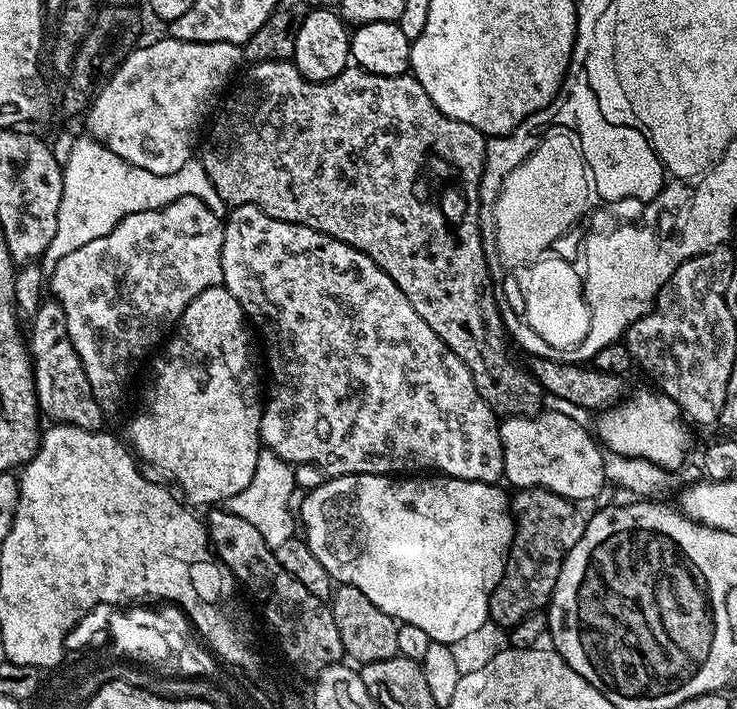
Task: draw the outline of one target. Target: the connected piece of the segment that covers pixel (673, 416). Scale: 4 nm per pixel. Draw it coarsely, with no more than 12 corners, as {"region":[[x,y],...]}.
{"region":[[636,392],[599,413],[608,452],[683,469],[693,429],[674,398]]}

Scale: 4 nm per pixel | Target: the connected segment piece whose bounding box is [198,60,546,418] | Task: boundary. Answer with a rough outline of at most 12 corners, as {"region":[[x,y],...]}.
{"region":[[253,64],[198,152],[366,254],[497,417],[488,145],[411,74]]}

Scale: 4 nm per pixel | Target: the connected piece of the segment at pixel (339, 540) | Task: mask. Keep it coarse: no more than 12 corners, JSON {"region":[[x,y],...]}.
{"region":[[334,476],[299,501],[337,585],[456,646],[516,532],[503,487]]}

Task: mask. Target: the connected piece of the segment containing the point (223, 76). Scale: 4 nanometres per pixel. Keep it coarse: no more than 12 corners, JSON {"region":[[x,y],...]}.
{"region":[[133,48],[87,135],[152,176],[194,156],[244,50]]}

